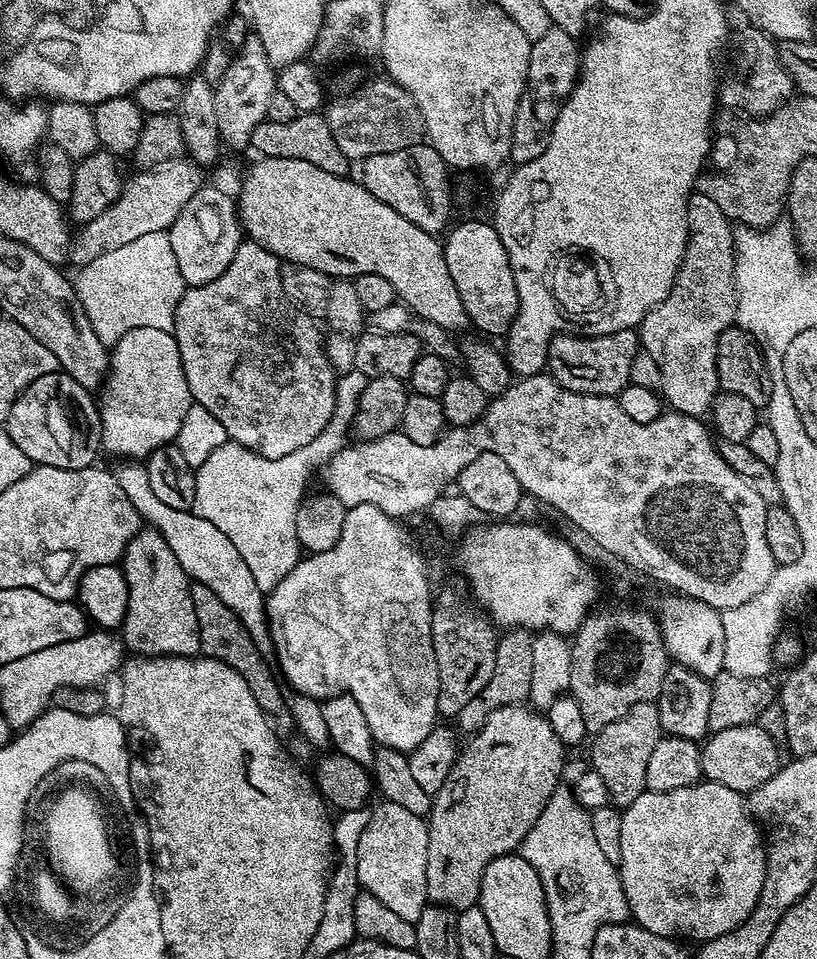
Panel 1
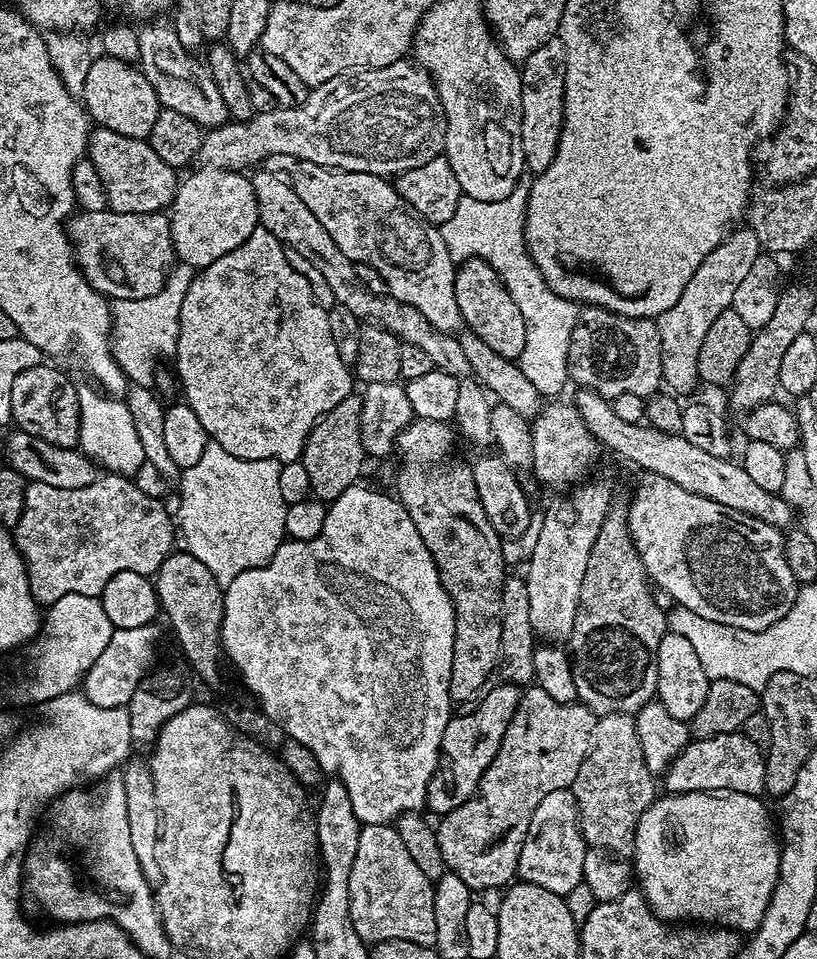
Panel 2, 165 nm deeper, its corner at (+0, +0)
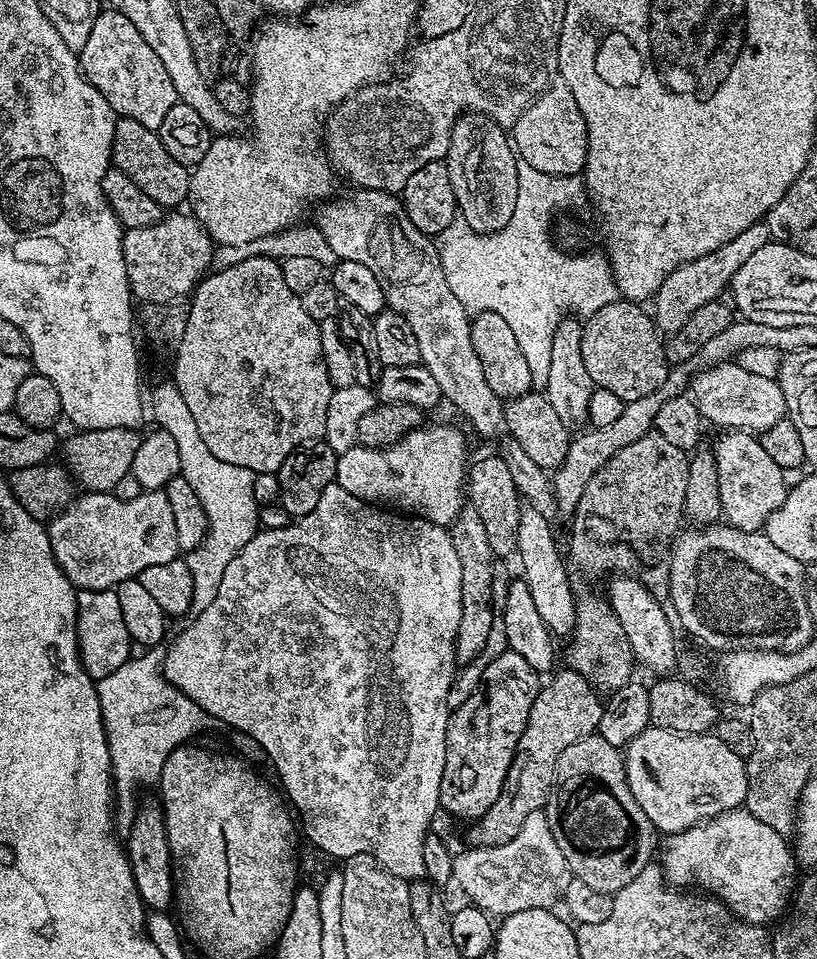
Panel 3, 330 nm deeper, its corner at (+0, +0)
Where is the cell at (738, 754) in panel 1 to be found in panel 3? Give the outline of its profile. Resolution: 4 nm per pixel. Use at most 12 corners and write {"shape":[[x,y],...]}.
{"shape":[[649,726],[623,753],[657,833],[737,811],[748,766],[714,734]]}

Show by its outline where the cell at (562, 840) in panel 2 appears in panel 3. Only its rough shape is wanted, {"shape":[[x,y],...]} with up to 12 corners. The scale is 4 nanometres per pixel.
{"shape":[[543,811],[468,846],[452,880],[493,918],[553,907],[566,857]]}

